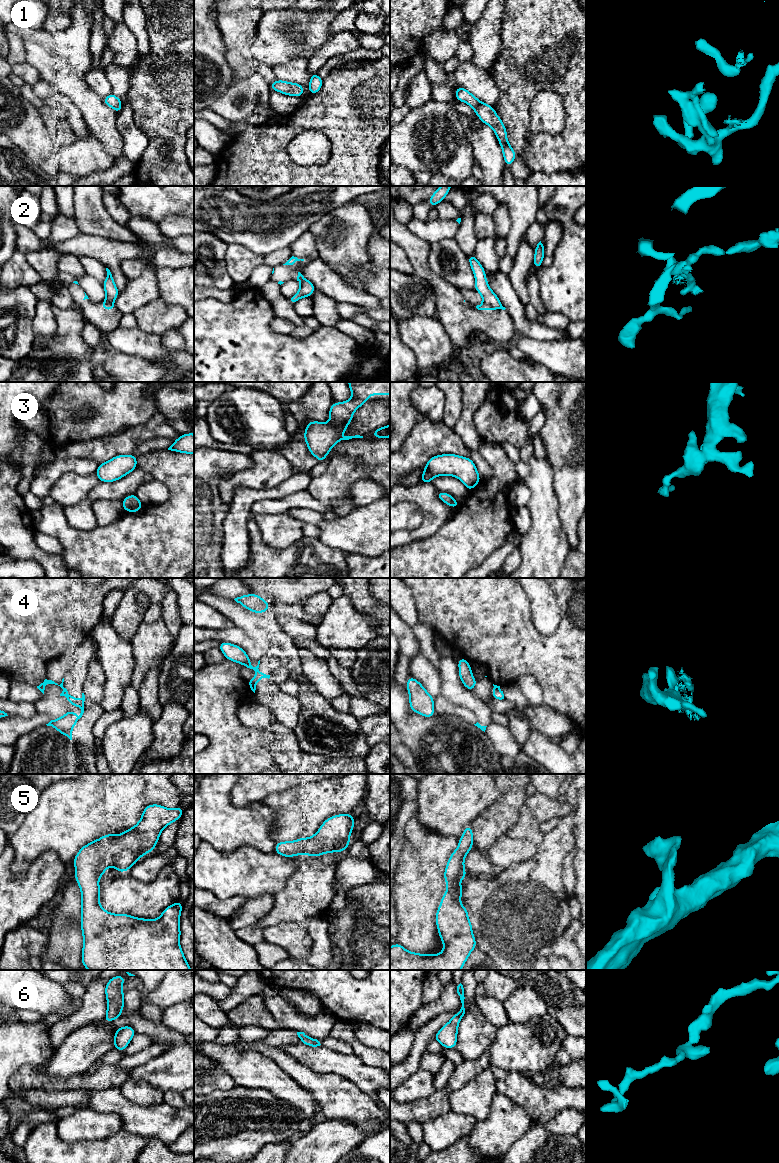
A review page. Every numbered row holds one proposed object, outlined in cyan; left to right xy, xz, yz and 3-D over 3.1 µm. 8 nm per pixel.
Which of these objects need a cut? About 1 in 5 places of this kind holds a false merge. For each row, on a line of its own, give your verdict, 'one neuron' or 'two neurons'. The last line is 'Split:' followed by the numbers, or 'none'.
1: two neurons
2: two neurons
3: one neuron
4: two neurons
5: one neuron
6: one neuron
Split: 1, 2, 4

